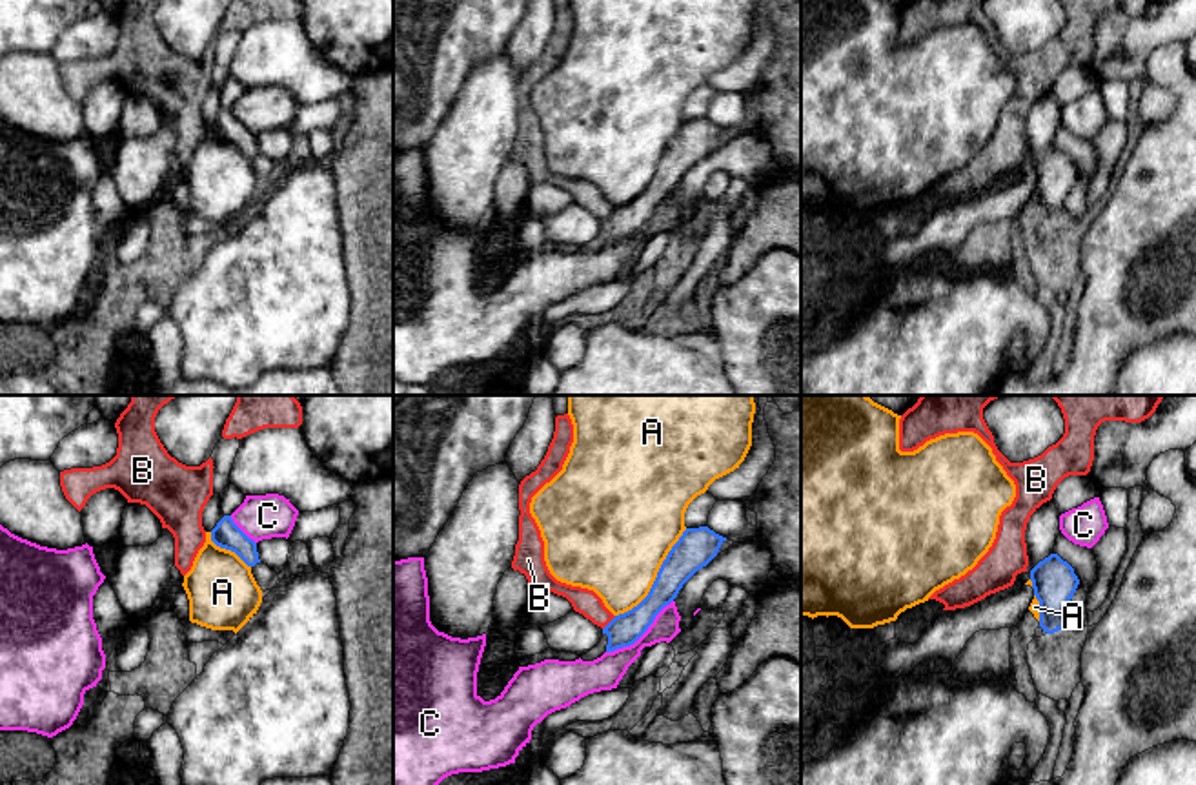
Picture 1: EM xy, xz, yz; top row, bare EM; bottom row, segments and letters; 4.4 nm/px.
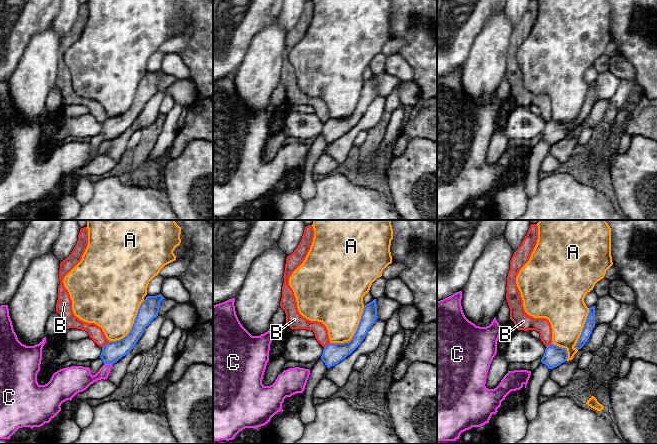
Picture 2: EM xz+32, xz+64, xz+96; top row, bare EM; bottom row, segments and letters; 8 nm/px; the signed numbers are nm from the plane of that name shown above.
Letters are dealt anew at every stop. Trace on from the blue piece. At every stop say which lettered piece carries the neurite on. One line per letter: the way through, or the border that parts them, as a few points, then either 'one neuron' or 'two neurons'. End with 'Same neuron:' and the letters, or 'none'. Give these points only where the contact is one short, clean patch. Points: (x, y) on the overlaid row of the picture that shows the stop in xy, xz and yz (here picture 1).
A: two neurons
B: border along xz (616, 616), (603, 629); two neurons
C: two neurons
Same neuron: none

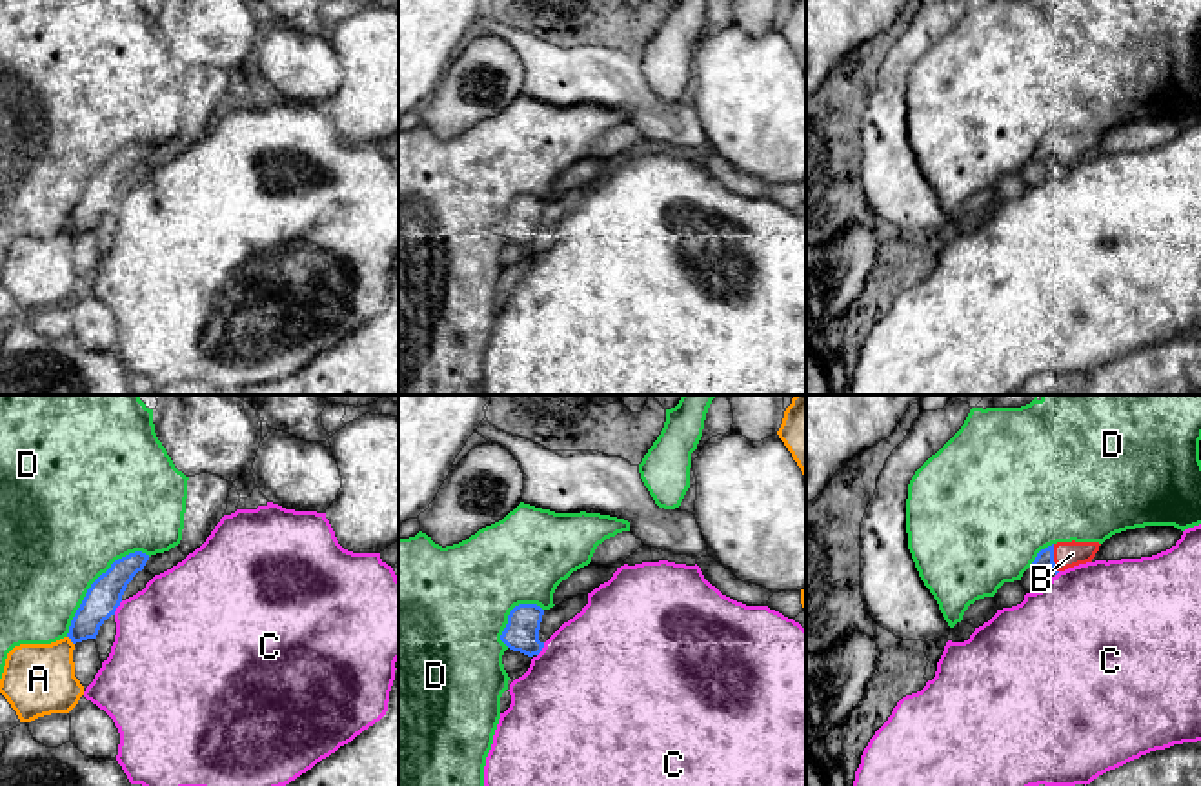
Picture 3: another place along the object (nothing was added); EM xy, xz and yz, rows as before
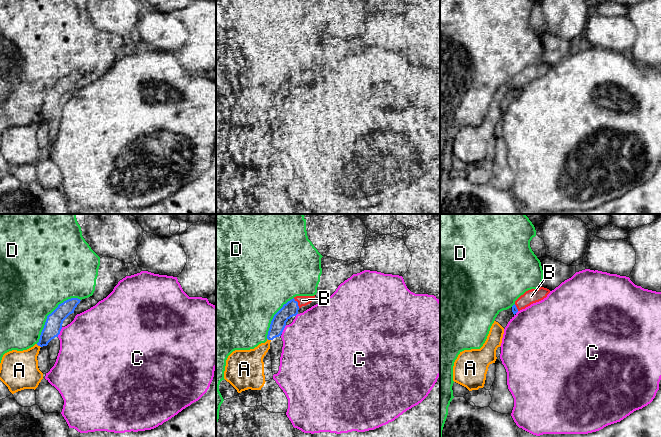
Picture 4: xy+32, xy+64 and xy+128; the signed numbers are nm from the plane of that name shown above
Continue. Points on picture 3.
A: two neurons
B: one neuron
C: two neurons
D: two neurons
Same neuron: B

